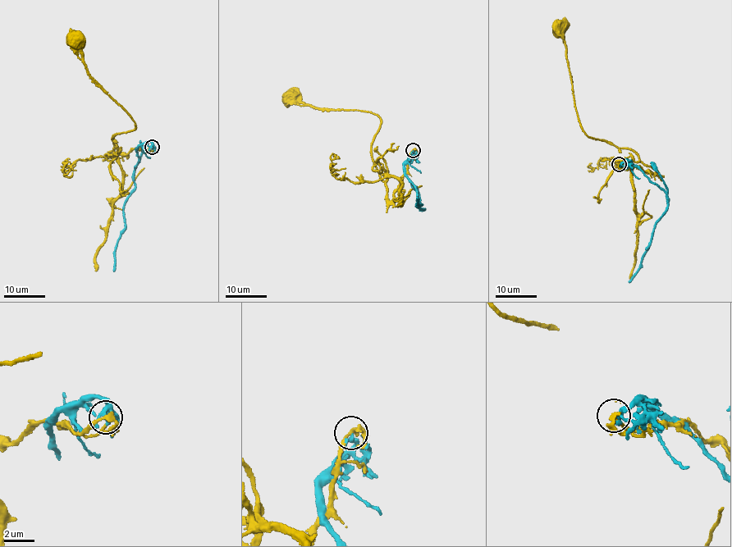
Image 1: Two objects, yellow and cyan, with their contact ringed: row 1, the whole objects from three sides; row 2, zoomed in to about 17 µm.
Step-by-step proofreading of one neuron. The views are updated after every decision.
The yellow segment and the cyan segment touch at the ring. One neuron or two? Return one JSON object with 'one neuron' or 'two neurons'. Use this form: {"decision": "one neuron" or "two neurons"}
{"decision": "two neurons"}

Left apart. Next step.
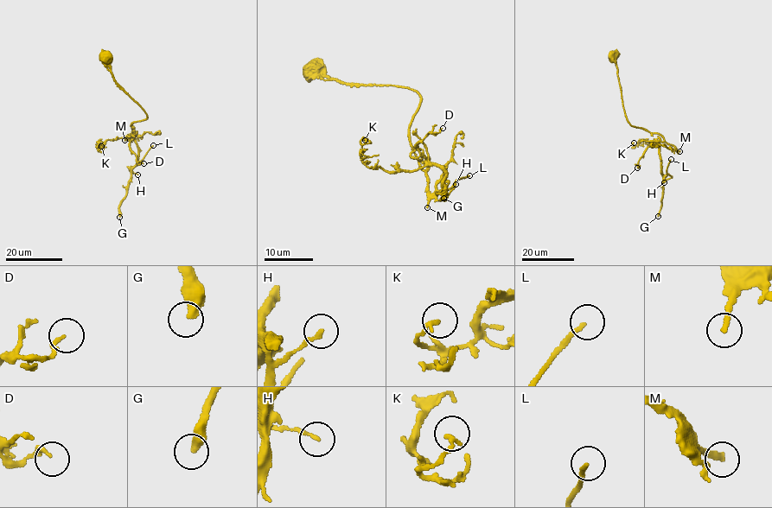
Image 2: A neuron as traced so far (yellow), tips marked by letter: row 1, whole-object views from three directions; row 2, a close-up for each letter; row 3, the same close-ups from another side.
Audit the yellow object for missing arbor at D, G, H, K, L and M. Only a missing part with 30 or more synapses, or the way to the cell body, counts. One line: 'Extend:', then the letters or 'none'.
Extend: G, M

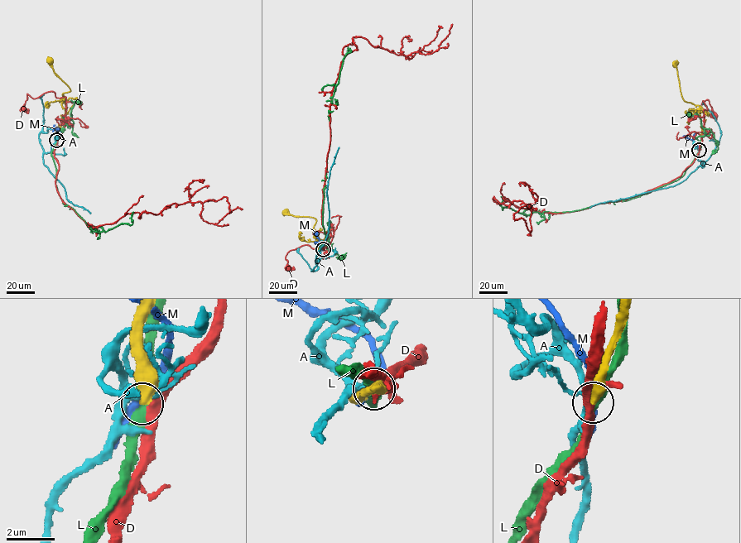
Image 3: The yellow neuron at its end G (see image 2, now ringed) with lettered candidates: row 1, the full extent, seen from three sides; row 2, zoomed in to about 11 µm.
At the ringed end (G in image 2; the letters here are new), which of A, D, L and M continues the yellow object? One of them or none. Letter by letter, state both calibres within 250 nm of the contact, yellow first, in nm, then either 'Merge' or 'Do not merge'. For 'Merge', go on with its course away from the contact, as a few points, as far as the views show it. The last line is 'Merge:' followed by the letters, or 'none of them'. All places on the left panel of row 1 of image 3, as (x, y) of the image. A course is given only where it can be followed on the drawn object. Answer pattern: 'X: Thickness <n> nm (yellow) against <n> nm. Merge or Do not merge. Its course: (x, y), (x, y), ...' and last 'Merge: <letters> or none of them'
A: Thickness 460 nm (yellow) against 170 nm. Do not merge
D: Thickness 650 nm (yellow) against 400 nm. Do not merge
L: Thickness 650 nm (yellow) against 360 nm. Do not merge
M: Thickness 650 nm (yellow) against 260 nm. Do not merge
Merge: none of them

